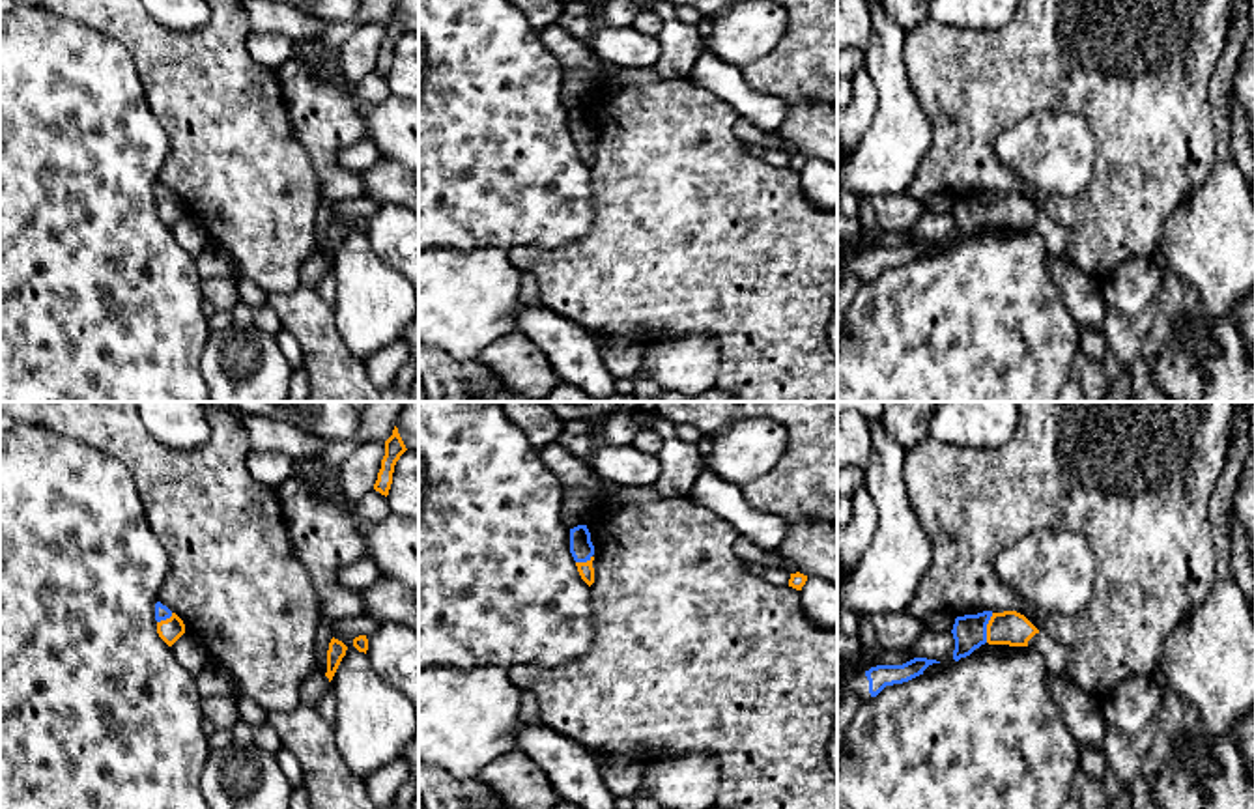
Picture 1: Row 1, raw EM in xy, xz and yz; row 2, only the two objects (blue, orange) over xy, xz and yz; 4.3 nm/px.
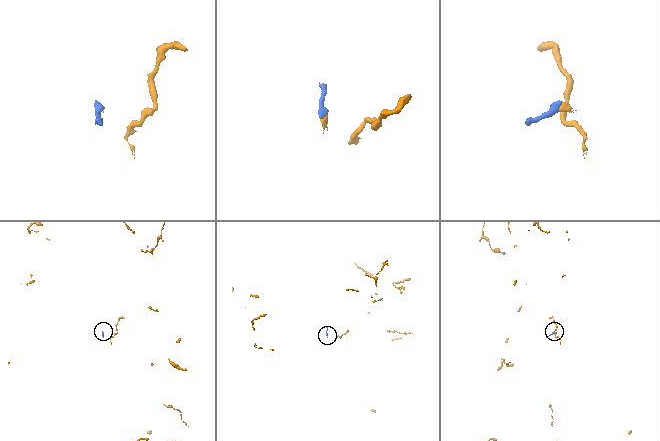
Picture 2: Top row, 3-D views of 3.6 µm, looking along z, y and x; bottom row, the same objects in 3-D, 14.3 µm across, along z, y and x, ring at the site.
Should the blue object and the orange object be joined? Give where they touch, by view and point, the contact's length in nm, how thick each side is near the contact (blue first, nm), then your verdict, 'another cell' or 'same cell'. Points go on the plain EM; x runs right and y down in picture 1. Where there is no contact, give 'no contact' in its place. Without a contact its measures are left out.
yz (985, 210) | 130 nm | 140/150 nm | same cell

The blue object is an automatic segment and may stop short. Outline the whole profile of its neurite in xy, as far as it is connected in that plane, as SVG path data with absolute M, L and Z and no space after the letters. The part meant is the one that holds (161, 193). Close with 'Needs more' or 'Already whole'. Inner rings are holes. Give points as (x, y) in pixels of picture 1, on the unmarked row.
M161 183L155 185L155 202L157 215L168 228L172 228L185 215L183 202Z. Needs more

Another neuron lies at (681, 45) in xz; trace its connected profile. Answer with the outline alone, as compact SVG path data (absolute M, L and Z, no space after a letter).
M677 19L665 21L656 39L660 58L652 69L663 78L686 77L705 50L705 35L699 26Z

